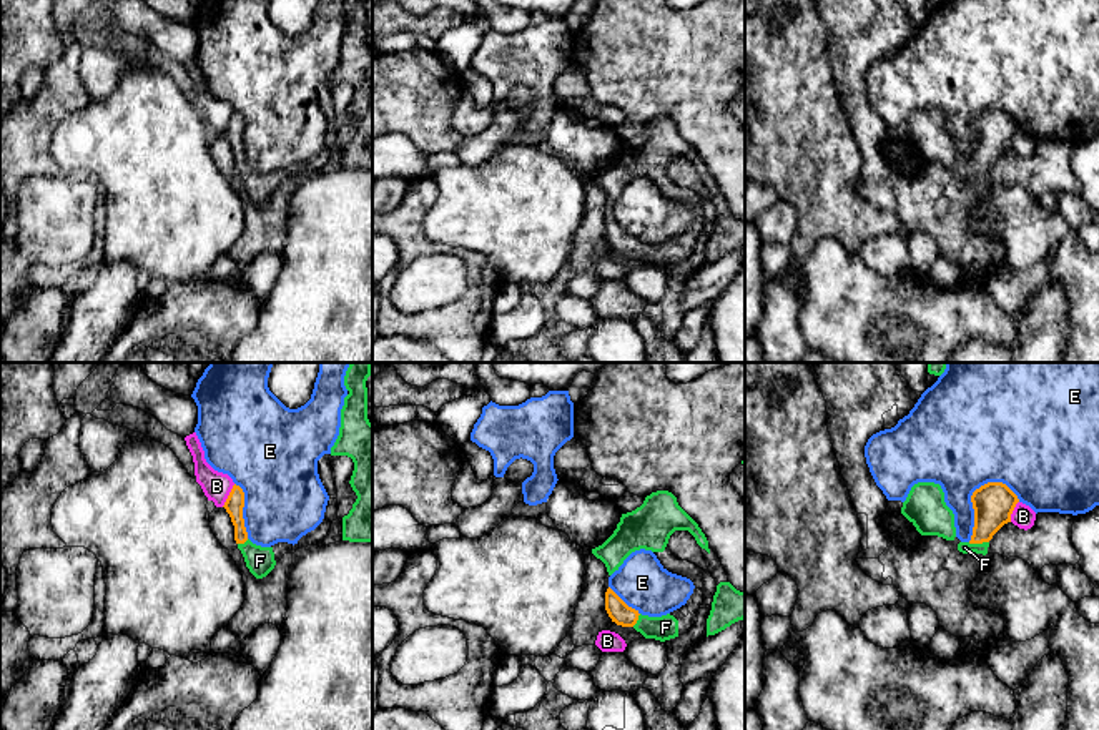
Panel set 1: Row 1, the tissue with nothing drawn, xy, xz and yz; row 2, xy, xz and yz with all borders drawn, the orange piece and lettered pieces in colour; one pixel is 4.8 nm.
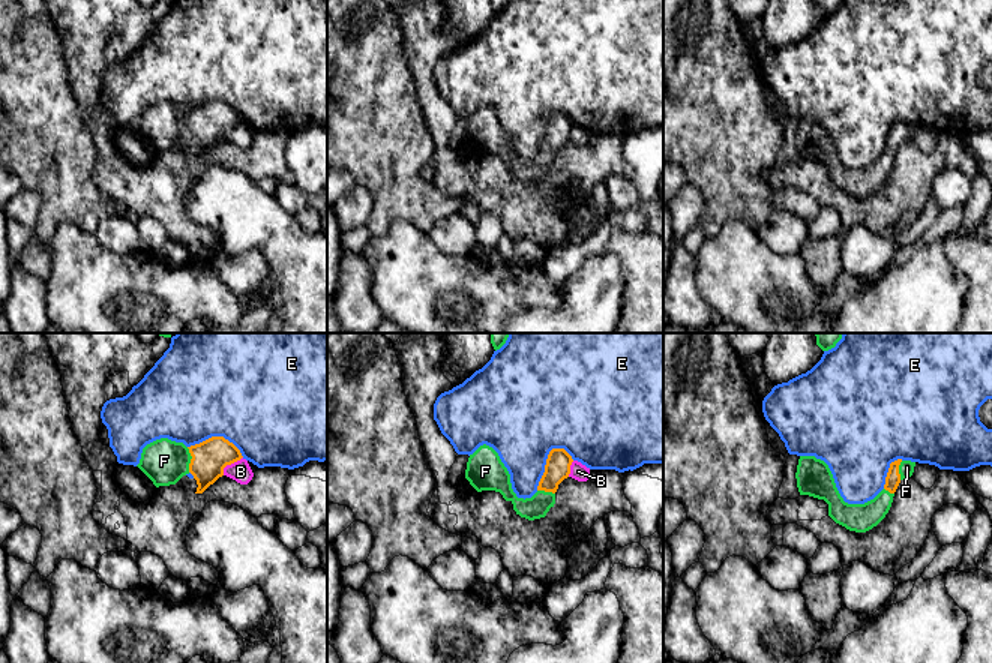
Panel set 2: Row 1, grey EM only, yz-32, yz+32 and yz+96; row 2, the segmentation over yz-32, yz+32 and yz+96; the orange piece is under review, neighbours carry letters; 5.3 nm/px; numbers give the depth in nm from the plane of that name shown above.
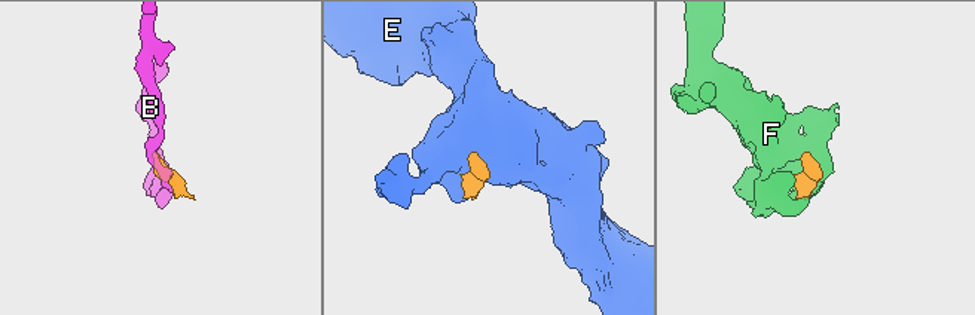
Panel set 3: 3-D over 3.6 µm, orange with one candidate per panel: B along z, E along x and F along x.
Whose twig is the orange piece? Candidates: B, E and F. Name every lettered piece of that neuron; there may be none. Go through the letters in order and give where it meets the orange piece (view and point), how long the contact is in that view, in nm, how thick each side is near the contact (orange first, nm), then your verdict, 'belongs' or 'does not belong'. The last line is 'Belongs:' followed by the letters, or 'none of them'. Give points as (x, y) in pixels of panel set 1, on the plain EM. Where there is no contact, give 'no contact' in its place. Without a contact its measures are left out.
B: xy (228, 123) | 130 nm | 90/140 nm | does not belong
E: yz (971, 128) | 340 nm | 200/380 nm | does not belong
F: yz (978, 170) | 100 nm | 200/60 nm | belongs
Belongs: F

